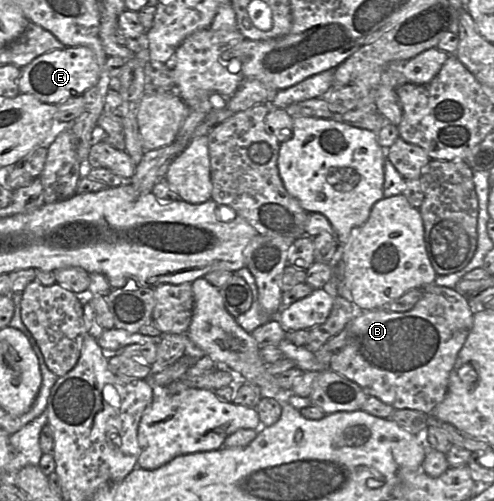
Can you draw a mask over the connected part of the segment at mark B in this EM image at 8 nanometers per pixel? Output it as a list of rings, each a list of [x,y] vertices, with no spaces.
[[[435,283],[425,285],[423,287],[421,298],[414,307],[408,311],[391,312],[377,308],[358,312],[357,315],[345,326],[348,333],[348,340],[345,346],[332,357],[329,368],[358,384],[367,395],[377,397],[395,409],[411,409],[431,414],[434,408],[443,401],[447,393],[450,372],[455,364],[459,351],[463,347],[466,338],[471,331],[474,312],[475,309],[470,306],[468,298],[461,295],[453,288],[439,286]]]

